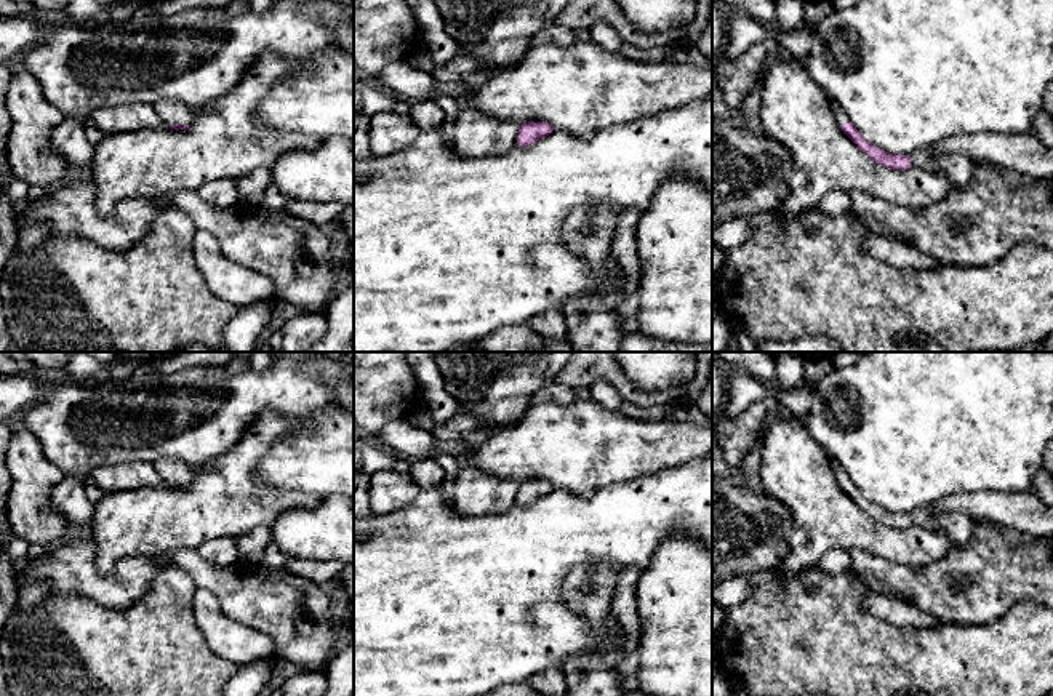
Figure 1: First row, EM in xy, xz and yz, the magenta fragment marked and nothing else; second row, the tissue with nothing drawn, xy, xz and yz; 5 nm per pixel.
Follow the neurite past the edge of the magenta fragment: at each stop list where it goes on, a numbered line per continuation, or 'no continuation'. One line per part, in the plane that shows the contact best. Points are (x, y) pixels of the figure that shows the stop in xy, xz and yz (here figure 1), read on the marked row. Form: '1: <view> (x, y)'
1: xy (172, 112)
2: yz (957, 167)

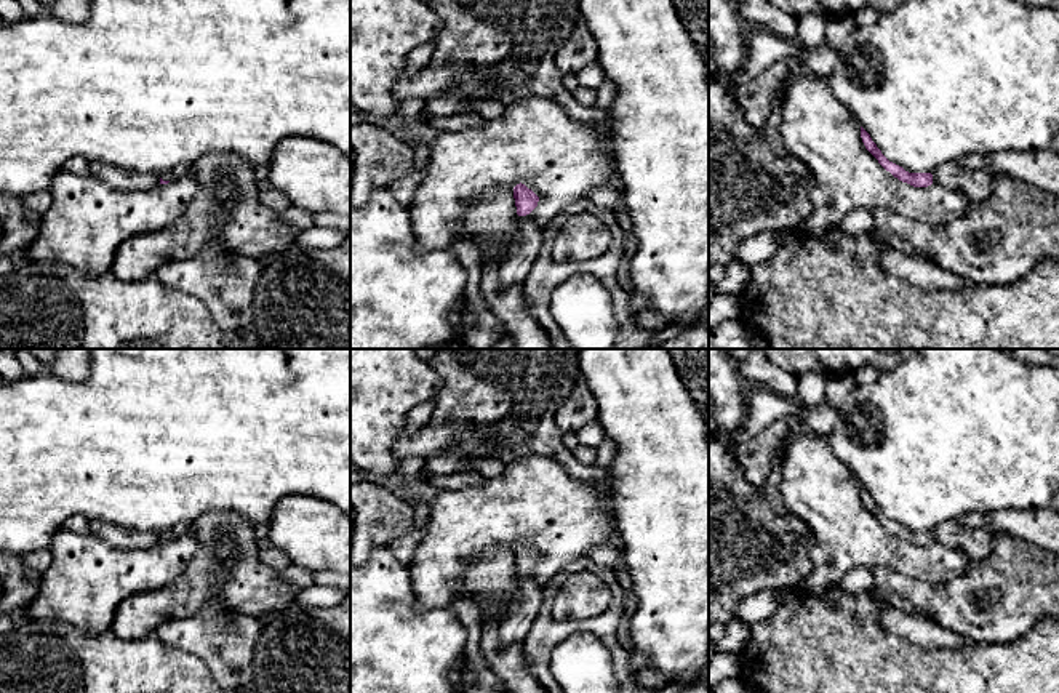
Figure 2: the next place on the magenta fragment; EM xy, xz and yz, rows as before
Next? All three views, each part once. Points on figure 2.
1: xy (183, 168)

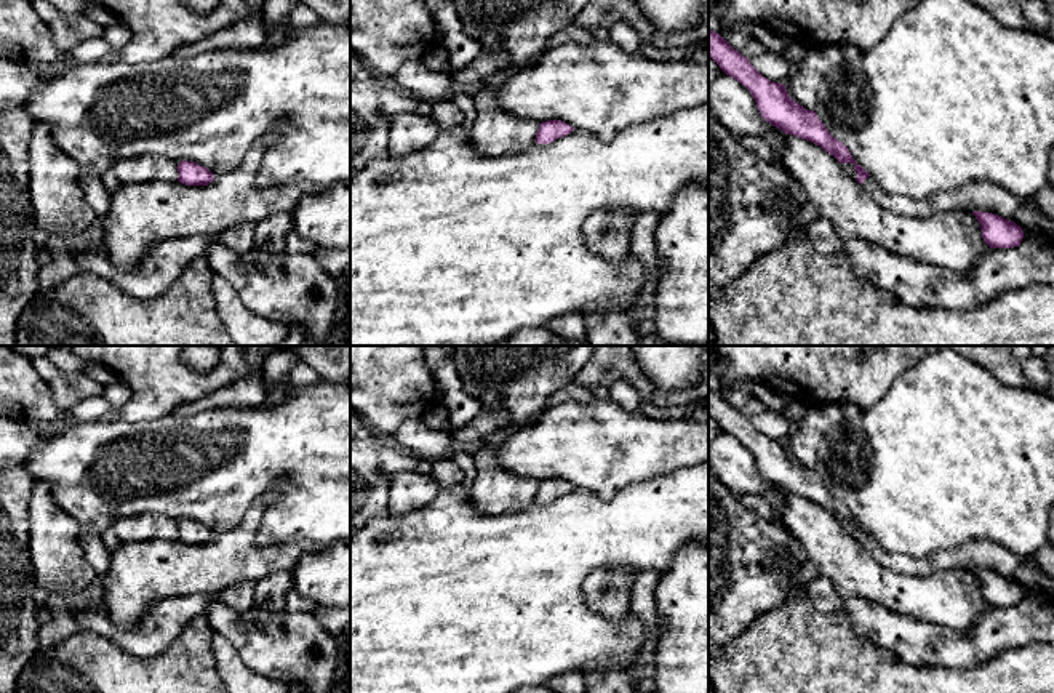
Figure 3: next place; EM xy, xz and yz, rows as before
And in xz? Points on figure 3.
no continuation

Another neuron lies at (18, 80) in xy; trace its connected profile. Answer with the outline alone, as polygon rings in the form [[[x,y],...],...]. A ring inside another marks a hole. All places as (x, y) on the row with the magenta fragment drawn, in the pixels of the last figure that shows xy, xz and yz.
[[[0,59],[0,110],[24,107],[45,82],[48,70],[11,59]]]

